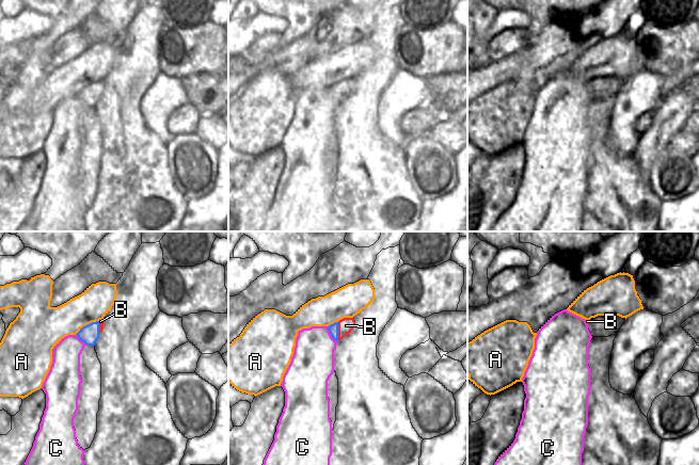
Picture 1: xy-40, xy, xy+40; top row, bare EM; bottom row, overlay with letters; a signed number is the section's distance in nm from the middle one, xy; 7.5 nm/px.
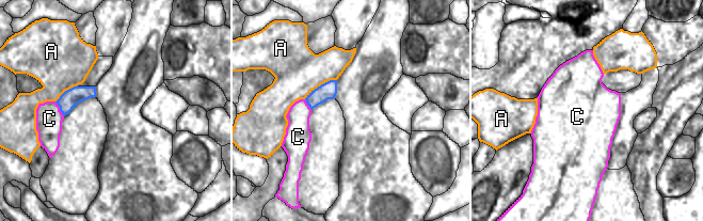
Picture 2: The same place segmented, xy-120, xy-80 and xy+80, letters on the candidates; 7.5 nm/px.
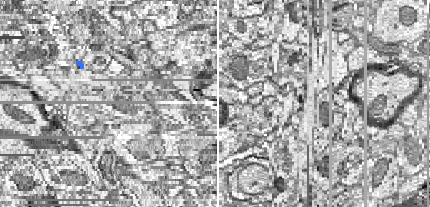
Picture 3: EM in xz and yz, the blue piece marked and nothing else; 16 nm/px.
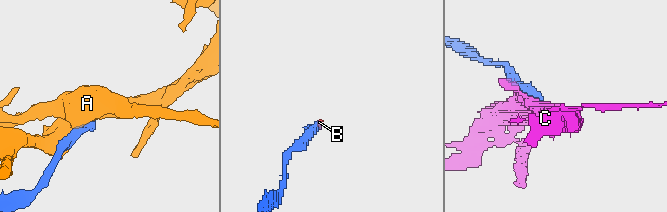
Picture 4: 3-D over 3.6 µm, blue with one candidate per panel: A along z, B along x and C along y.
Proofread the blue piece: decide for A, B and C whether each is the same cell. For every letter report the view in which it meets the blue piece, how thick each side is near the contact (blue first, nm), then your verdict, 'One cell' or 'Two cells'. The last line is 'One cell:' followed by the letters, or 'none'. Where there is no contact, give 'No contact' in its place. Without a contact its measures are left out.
A: Touches blue in xy-40. Thickness 140 nm (blue) against 260 nm. Two cells
B: Touches blue in xy. Thickness 80 nm (blue) against 110 nm. Two cells
C: Touches blue in xy. Thickness 80 nm (blue) against 320 nm. Two cells
One cell: none

